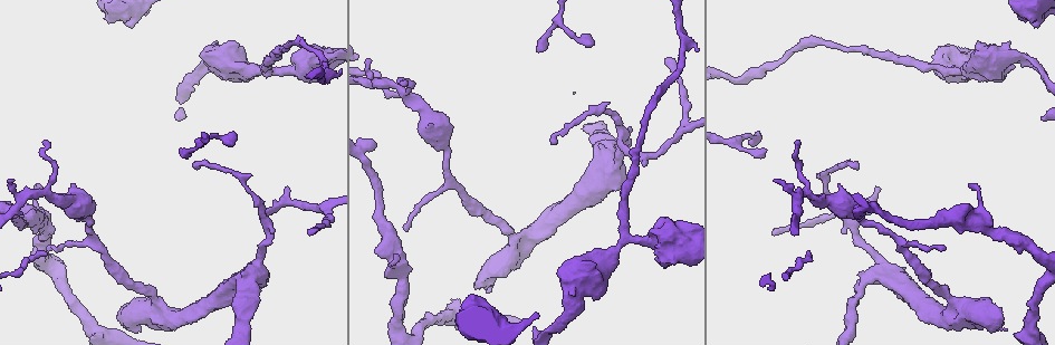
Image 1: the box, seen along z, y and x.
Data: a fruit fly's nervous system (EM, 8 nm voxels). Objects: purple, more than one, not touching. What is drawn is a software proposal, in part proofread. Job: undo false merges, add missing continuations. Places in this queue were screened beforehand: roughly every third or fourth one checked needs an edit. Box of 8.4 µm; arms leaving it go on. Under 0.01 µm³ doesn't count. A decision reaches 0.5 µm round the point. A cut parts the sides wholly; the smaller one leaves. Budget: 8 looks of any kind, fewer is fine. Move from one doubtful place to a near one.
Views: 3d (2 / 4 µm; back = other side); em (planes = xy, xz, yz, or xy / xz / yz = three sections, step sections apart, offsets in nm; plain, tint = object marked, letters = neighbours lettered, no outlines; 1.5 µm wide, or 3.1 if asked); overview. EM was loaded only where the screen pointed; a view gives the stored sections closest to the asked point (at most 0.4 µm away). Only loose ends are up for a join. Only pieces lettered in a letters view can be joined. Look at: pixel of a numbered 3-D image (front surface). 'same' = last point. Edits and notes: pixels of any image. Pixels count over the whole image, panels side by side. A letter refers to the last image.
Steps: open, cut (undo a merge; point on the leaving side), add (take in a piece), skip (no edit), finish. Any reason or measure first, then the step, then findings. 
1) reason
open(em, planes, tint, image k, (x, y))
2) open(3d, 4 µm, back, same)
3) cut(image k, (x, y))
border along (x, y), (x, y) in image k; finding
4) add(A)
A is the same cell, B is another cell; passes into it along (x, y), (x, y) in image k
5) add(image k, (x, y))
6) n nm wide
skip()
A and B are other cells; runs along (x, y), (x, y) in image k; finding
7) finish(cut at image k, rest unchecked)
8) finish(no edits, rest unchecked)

open(em, 3.1 µm, xz, step 16, tint, image 1, (257, 268))

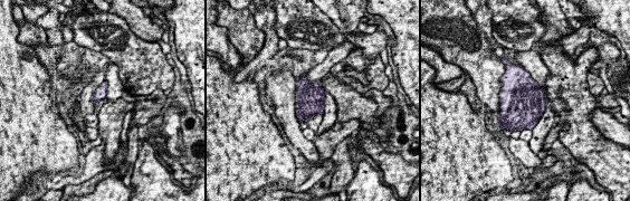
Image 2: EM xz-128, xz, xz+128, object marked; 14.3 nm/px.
cut it another way
open(em, 3.1 µm, planes, tint, same)

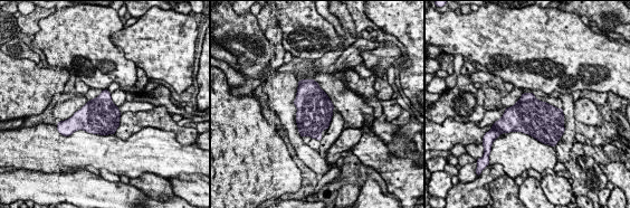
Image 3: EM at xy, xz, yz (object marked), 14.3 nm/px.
see the neighbours
open(em, 3.1 µm, planes, letters, same)

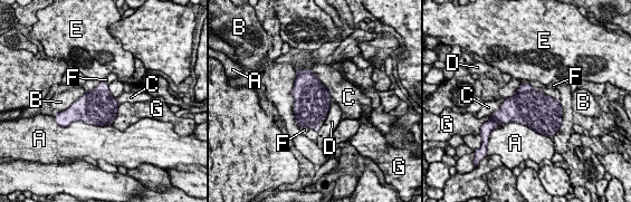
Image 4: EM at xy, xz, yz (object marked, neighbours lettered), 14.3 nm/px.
skip()
A, B, C, D, E, F and G are other cells; border along (331, 99), (331, 106), (324, 119) in image 4; continuous, no second cell

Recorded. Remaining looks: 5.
an open end
open(em, xy, step 8, letters, image 1, (393, 255))

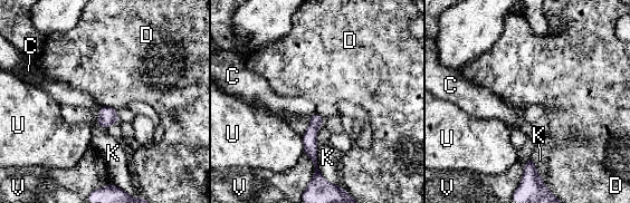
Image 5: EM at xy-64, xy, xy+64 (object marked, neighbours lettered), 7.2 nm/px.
open(em, planes, letters, same)

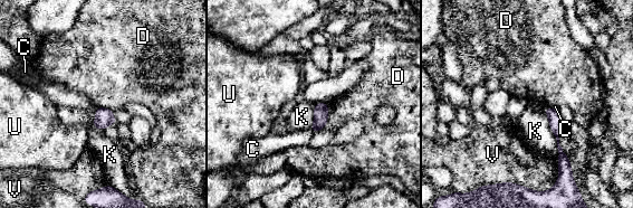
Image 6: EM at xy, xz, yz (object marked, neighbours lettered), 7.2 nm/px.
skip()
C, D, K, U and V are other cells; border along (546, 107), (558, 163) in image 6; none of them fits

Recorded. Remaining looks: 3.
free end
open(3d, 2 µm, image 1, (11, 180))

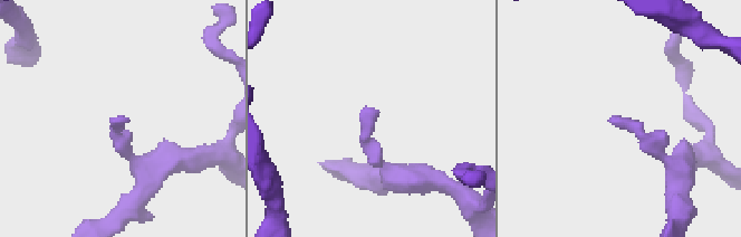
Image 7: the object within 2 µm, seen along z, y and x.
now the EM
open(em, yz, step 8, letters, image 7, (611, 119))

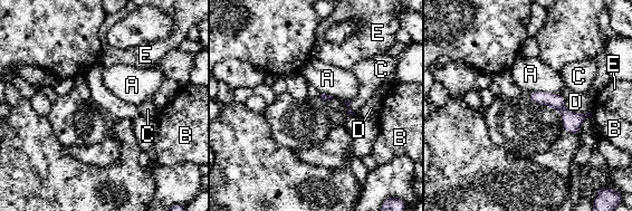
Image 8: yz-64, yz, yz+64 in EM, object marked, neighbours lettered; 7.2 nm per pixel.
skip()
A, B, C, D and E are other cells; no lettered piece goes on from it

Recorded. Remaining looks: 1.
finish(no edits, rest unchecked)

